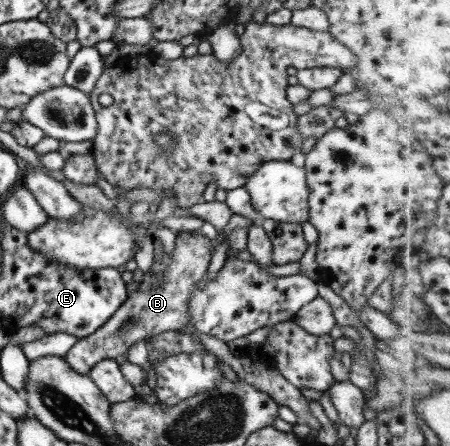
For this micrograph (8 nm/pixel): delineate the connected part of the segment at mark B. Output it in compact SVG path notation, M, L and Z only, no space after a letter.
M195 231L175 233L177 246L172 254L163 251L162 260L153 262L151 273L140 274L138 290L133 292L133 295L128 294L121 307L117 308L97 331L78 338L77 343L64 355L73 371L88 375L91 368L104 359L118 361L124 358L129 348L137 341L165 331L177 331L182 325L187 325L190 318L188 299L207 273L214 242Z

